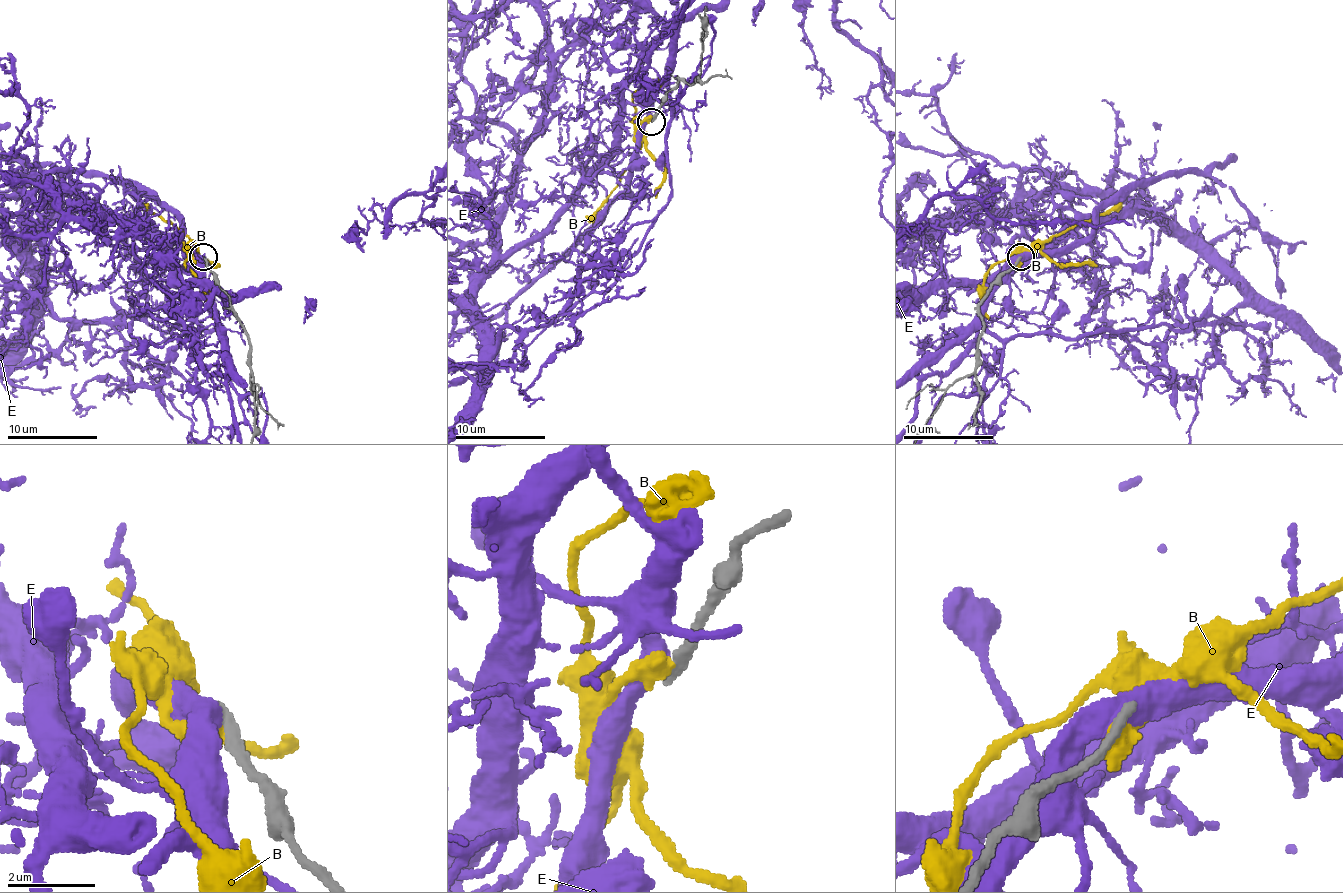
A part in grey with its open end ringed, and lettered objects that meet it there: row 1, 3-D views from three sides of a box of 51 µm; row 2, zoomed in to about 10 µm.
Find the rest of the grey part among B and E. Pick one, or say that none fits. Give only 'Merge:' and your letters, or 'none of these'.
Merge: none of these

